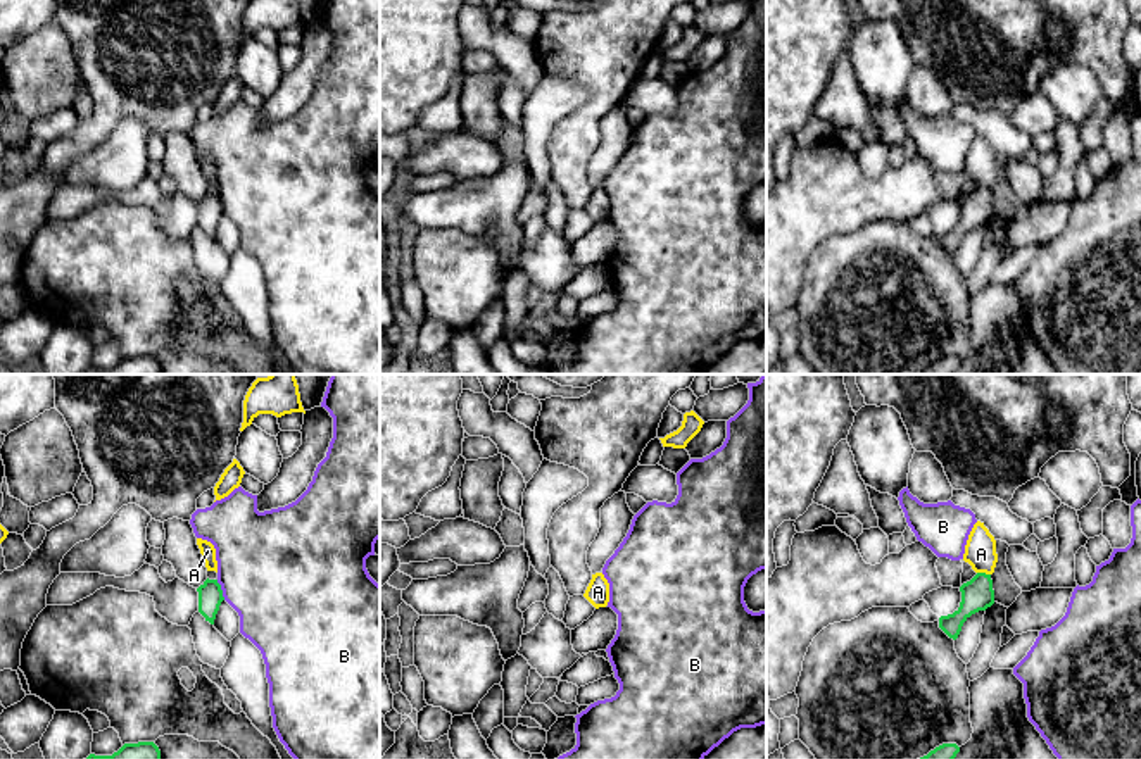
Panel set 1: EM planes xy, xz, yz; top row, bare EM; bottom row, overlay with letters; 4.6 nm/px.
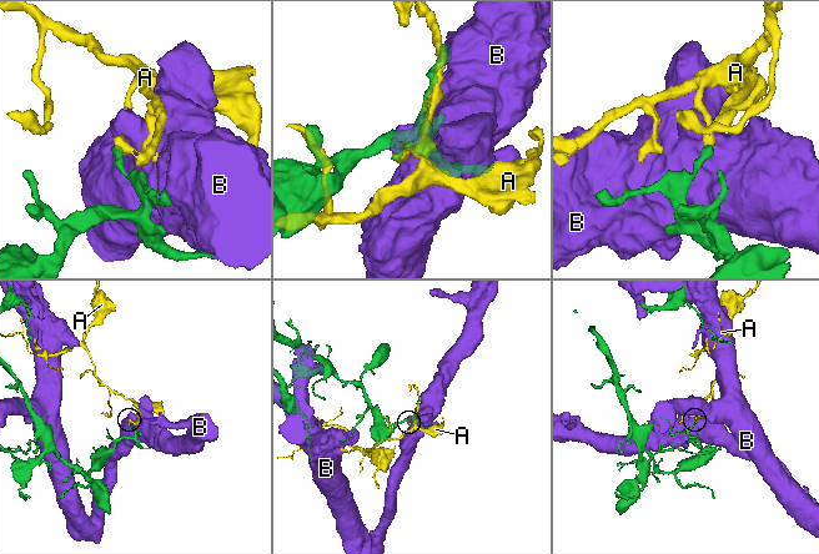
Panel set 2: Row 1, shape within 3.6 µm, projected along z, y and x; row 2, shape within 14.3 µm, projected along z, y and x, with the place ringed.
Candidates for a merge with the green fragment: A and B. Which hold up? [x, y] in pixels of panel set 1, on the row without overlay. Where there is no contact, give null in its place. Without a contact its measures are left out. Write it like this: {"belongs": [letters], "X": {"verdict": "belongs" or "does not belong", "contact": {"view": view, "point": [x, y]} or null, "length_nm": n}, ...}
{"belongs": [], "A": {"verdict": "does not belong", "contact": {"view": "yz", "point": [984, 187]}, "length_nm": 70}, "B": {"verdict": "does not belong", "contact": {"view": "xy", "point": [221, 204]}, "length_nm": 100}}

